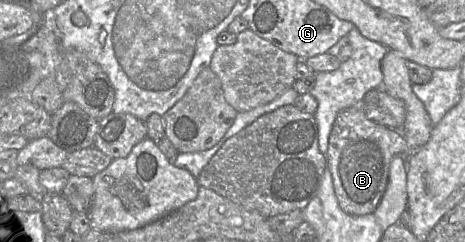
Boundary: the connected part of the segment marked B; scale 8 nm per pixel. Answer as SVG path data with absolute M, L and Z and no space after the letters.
M362 103L340 111L329 136L326 154L339 207L352 216L372 214L385 193L393 157L403 155L408 159L413 151L400 130L368 119Z

